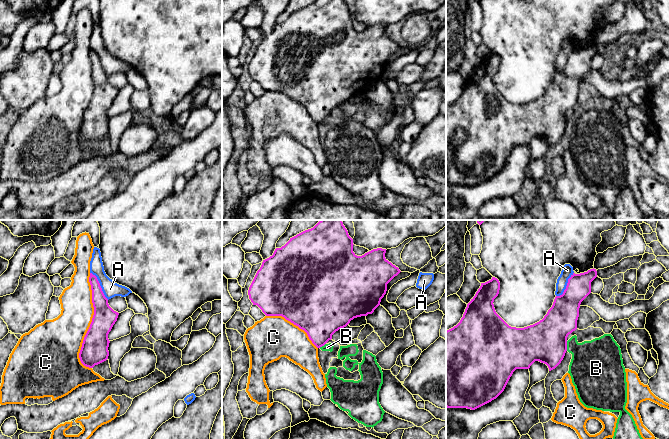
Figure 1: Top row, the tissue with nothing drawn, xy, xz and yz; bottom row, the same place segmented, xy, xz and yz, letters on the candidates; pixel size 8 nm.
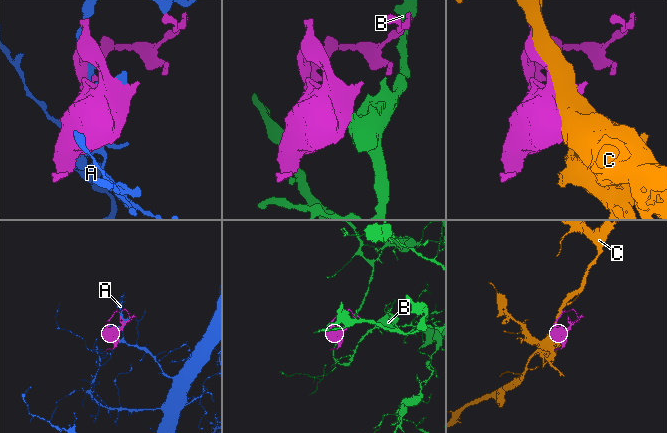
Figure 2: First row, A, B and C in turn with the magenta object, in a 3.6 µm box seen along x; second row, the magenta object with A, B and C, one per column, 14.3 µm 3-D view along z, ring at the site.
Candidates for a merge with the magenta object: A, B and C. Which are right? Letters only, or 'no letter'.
no letter

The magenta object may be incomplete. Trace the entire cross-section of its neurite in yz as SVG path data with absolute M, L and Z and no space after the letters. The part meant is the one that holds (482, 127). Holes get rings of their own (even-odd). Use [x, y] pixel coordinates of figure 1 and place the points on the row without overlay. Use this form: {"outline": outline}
{"outline": "M594 44L580 50L573 49L563 70L555 73L544 94L524 104L509 102L496 89L493 78L499 70L499 56L492 53L491 56L481 59L475 72L467 80L460 98L446 107L446 183L475 186L491 178L504 167L516 145L529 145L535 137L546 140L549 147L555 145L565 132L567 113L577 105L580 80L591 69L591 58L596 53L597 47Z"}

